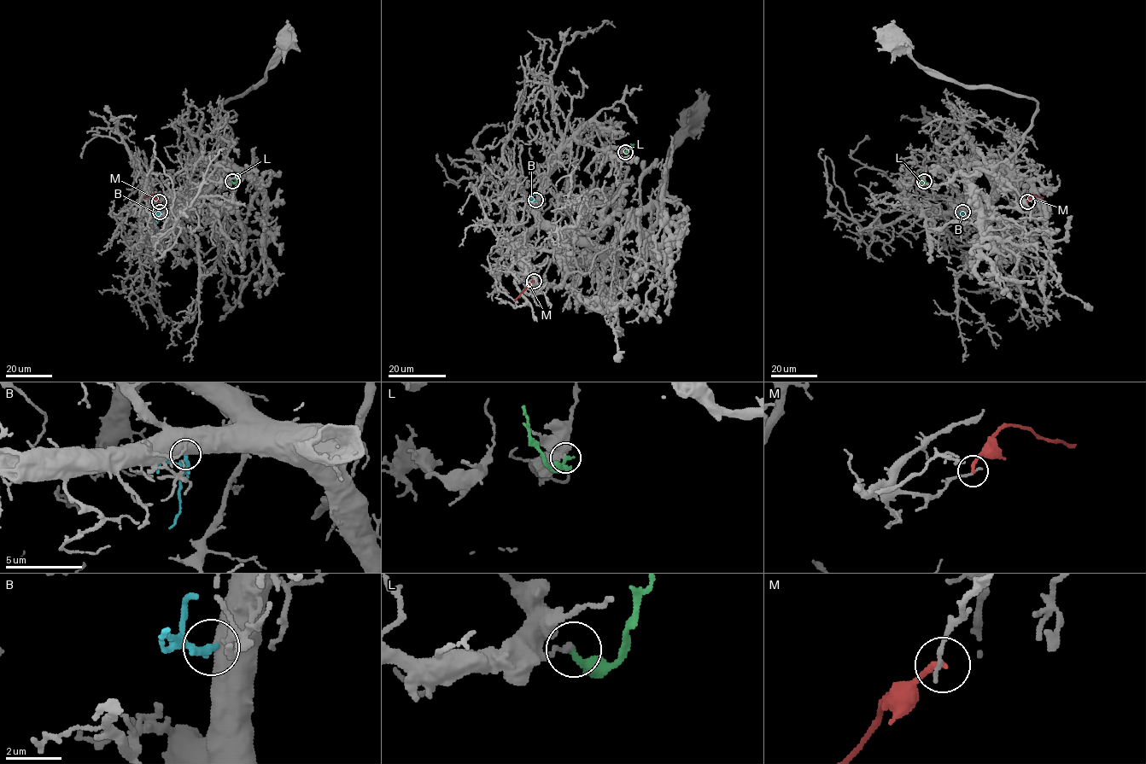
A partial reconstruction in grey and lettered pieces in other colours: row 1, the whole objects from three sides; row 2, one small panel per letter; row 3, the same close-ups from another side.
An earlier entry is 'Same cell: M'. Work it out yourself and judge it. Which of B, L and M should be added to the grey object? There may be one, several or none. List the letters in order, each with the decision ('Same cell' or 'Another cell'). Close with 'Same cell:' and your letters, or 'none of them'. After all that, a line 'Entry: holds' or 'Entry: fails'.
B: Same cell
L: Another cell
M: Another cell
Same cell: B
Entry: fails

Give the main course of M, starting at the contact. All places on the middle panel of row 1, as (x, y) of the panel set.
M: (533, 281), (515, 300)

